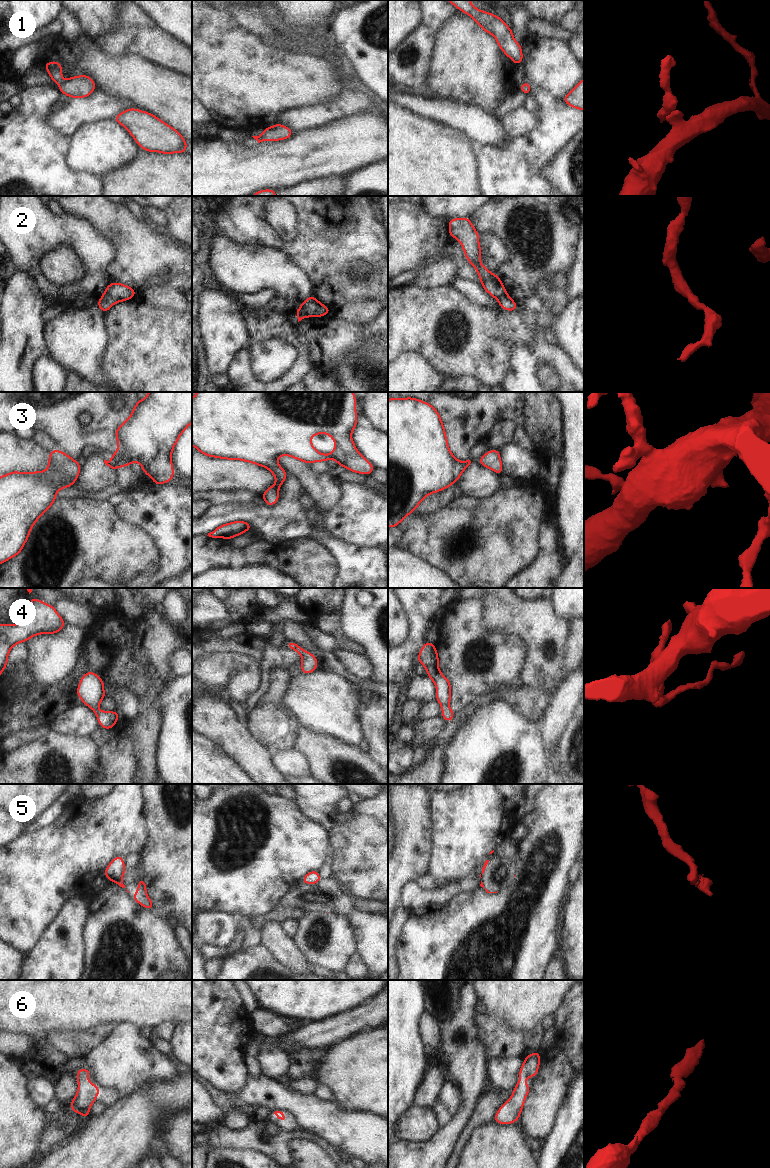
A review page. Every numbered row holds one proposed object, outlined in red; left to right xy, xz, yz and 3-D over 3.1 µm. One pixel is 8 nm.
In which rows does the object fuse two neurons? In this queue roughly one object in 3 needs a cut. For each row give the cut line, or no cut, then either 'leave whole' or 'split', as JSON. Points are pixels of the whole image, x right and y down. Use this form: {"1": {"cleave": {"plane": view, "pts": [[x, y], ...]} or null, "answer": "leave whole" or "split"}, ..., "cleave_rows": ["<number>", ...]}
{"1": {"cleave": {"plane": "xz", "pts": [[257, 136], [259, 138]]}, "answer": "split"}, "2": {"cleave": {"plane": "xy", "pts": [[104, 293], [115, 302]]}, "answer": "split"}, "3": {"cleave": null, "answer": "leave whole"}, "4": {"cleave": null, "answer": "leave whole"}, "5": {"cleave": {"plane": "xy", "pts": [[121, 877], [112, 881]]}, "answer": "split"}, "6": {"cleave": null, "answer": "leave whole"}, "cleave_rows": ["1", "2", "5"]}

